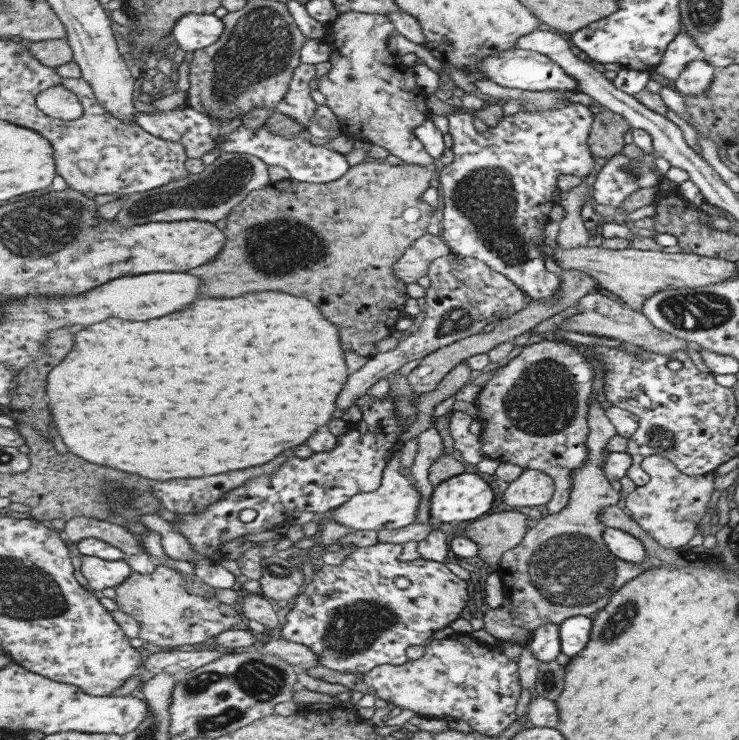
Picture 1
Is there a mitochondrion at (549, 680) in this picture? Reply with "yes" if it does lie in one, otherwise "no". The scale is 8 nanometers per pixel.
yes

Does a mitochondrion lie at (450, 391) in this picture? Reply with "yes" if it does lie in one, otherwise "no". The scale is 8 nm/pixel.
no

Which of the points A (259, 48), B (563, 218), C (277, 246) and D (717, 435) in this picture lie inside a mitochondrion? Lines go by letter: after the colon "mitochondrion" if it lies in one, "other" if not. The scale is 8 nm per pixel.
A: mitochondrion
B: other
C: mitochondrion
D: other

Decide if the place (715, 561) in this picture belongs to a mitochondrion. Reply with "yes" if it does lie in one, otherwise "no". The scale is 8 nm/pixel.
yes

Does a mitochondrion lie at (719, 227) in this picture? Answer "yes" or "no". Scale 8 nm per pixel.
no

